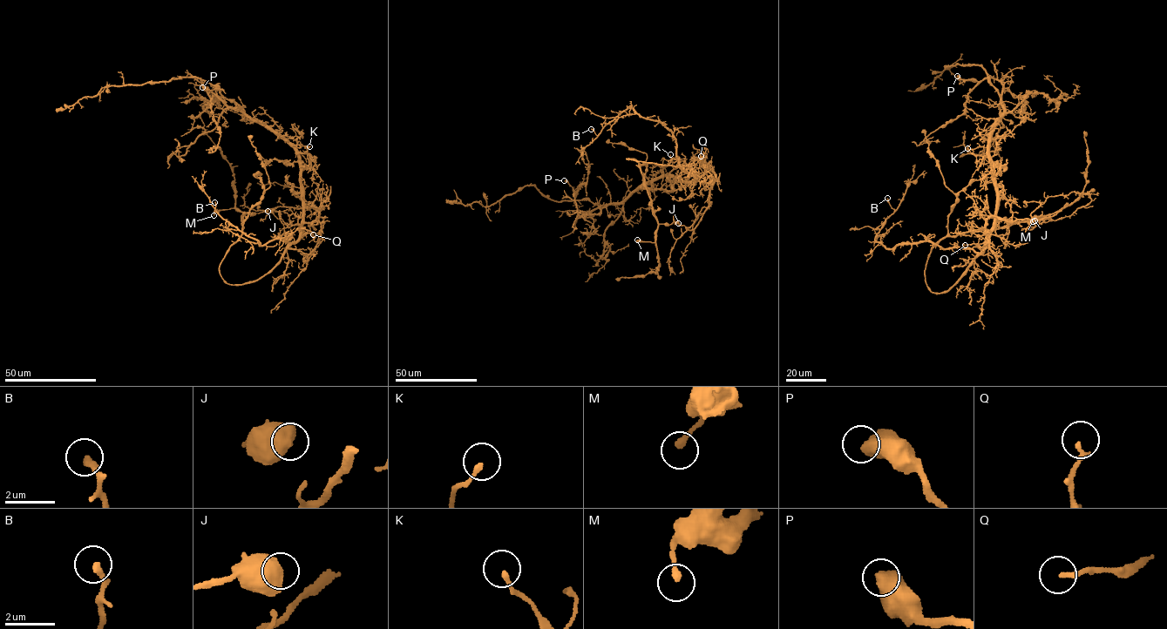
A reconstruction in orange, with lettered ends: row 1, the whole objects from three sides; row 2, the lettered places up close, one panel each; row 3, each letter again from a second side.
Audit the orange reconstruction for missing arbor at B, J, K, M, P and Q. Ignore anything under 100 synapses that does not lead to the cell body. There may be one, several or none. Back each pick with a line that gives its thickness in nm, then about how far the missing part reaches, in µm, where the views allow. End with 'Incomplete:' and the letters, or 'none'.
Incomplete: none

